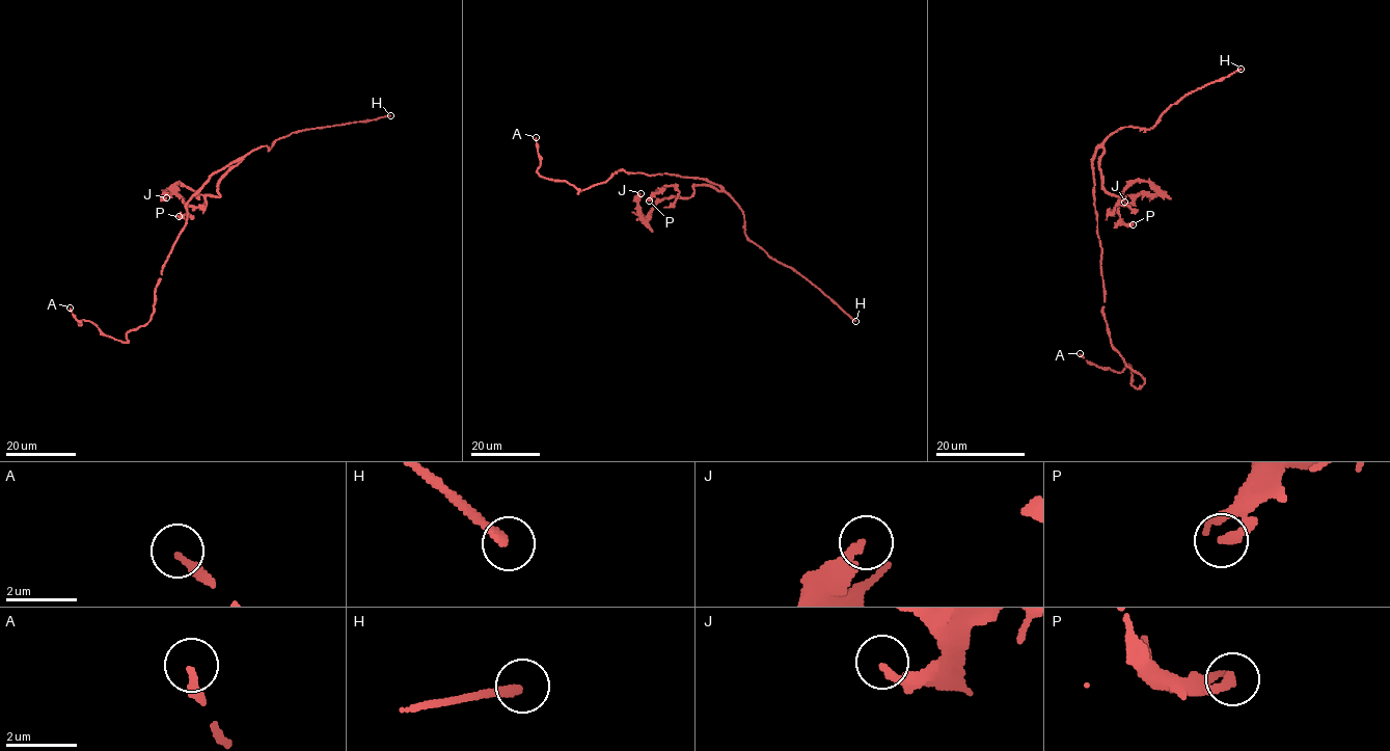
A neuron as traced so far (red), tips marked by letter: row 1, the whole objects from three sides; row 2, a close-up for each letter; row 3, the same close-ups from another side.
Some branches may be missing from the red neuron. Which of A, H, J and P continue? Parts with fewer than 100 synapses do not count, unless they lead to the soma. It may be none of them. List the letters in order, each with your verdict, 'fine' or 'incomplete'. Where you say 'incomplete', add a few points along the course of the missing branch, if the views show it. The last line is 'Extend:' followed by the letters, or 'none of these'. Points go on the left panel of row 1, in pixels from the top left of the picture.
A: fine
H: incomplete
J: fine
P: fine
Extend: H

